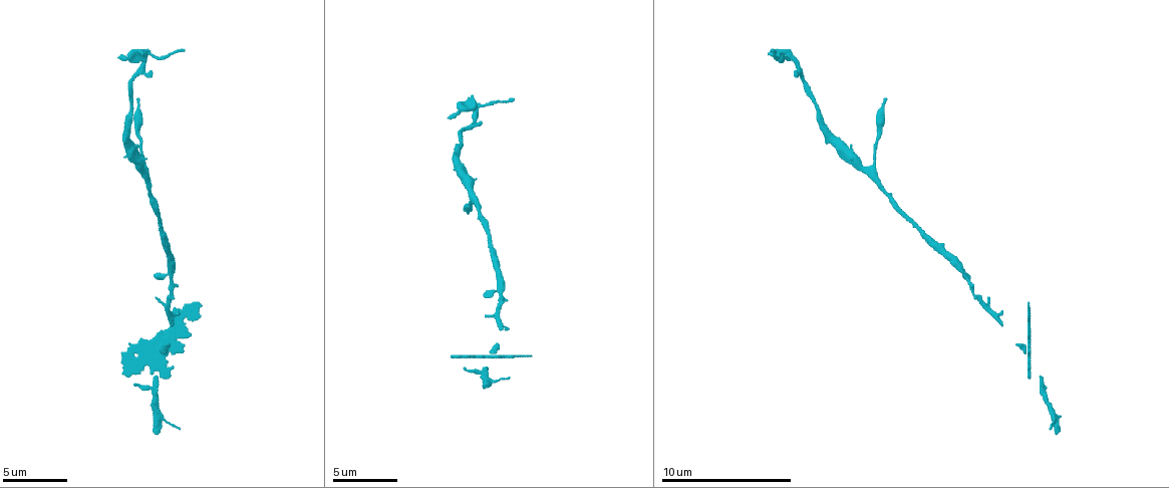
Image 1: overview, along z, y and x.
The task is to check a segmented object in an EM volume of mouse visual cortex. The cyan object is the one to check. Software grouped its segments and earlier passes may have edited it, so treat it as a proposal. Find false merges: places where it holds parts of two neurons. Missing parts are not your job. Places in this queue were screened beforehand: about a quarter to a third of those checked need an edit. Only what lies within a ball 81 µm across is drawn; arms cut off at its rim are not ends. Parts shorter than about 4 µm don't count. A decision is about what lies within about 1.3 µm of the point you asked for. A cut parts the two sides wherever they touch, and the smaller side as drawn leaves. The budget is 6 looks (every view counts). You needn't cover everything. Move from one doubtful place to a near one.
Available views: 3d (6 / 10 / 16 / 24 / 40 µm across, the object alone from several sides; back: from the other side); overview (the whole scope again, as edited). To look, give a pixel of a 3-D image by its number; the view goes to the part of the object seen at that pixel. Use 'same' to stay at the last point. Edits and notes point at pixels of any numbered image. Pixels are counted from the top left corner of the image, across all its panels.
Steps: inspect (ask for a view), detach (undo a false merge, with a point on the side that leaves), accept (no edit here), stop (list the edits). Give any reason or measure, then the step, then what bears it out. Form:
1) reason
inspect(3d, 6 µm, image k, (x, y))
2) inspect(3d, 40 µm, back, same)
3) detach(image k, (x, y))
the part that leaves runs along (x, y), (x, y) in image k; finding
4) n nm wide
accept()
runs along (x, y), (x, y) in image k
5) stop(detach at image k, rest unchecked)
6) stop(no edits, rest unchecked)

sudden change in width
inspect(3d, 16 µm, image 1, (160, 368))

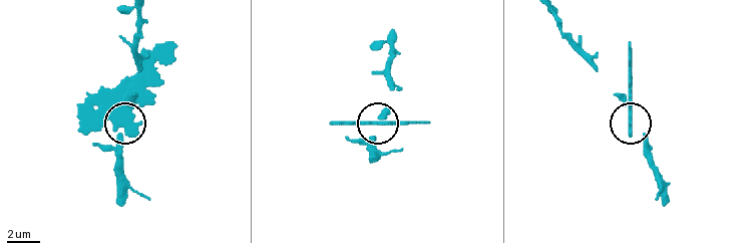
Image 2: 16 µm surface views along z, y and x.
inspect(3d, 16 µm, back, image 2, (125, 121))

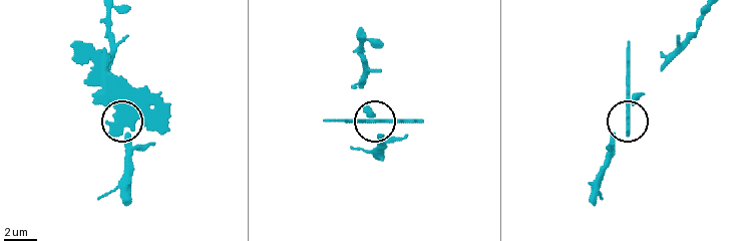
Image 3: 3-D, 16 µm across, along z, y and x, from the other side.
detach(image 3, (146, 103))
the part that leaves runs along (123, 103), (119, 84), (76, 41) in image 3; two neurons meet here

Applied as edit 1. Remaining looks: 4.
calibre changes
inspect(3d, 10 µm, image 1, (148, 51))

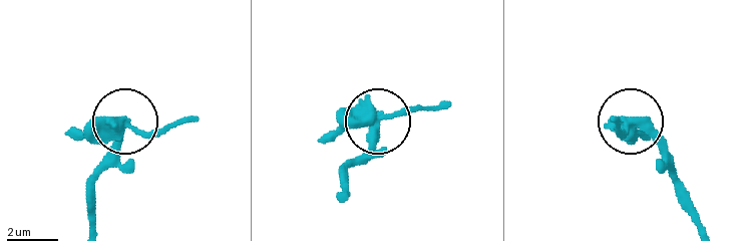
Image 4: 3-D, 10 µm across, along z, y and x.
410 nm wide
detach(image 4, (87, 137))
the part that leaves runs along (123, 118), (147, 132), (197, 118) in image 4; two neurons meet here

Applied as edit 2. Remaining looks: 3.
three arms meet
inspect(3d, 16 µm, image 1, (142, 169))

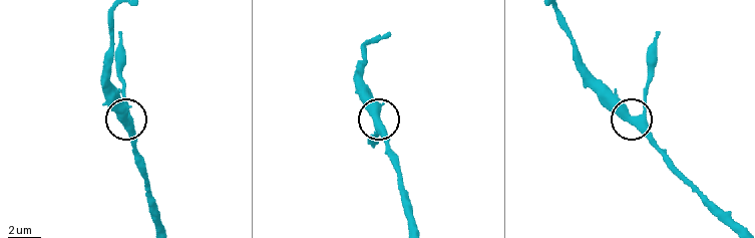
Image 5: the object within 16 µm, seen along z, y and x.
inspect(3d, 16 µm, back, image 5, (122, 121))

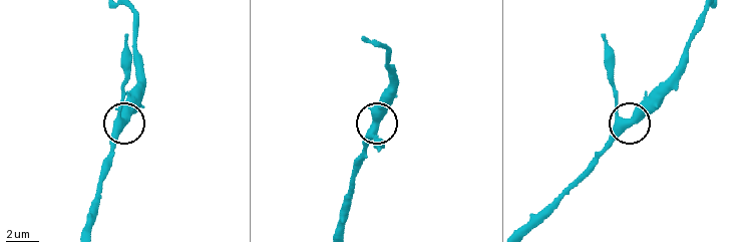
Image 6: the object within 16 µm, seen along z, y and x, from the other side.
400 nm wide
accept()
continuous, no second neuron

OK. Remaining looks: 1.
stop(detach at image 3, detach at image 4, rest unchecked)

